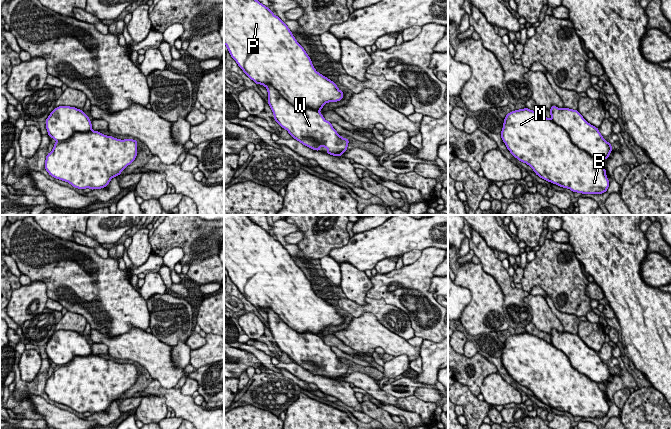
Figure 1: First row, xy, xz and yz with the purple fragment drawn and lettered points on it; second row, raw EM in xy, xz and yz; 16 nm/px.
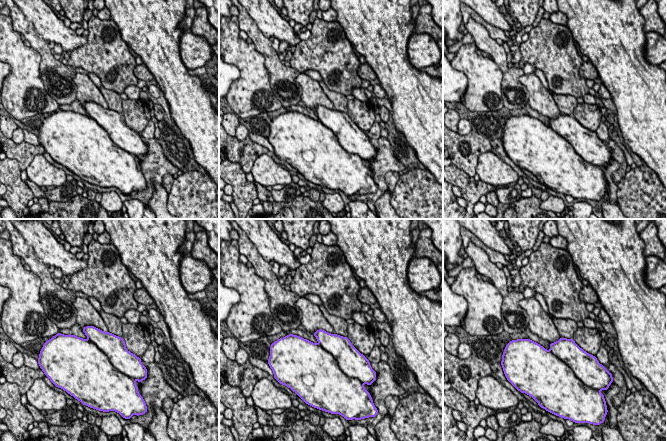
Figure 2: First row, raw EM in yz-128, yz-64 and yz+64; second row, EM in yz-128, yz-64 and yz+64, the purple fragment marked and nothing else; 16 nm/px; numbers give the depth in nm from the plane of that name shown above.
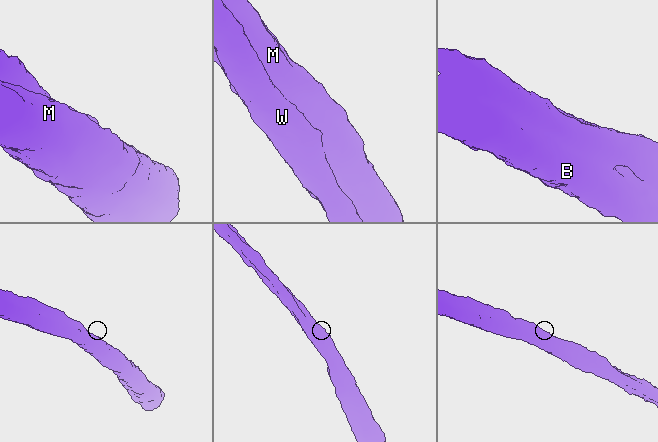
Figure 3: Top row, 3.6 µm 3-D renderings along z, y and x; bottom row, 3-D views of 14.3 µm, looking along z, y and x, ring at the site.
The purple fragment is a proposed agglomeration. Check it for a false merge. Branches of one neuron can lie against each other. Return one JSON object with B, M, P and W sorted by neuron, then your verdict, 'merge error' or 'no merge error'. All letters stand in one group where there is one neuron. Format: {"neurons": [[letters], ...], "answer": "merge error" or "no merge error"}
{"neurons": [["B", "M", "P", "W"]], "answer": "no merge error"}

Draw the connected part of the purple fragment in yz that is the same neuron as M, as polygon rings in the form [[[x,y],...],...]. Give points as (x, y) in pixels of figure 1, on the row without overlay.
[[[553,329],[550,333],[551,342],[532,335],[528,332],[512,335],[504,343],[501,356],[502,364],[511,378],[521,386],[528,388],[542,403],[560,411],[568,412],[573,416],[583,418],[602,418],[609,411],[606,394],[598,387],[598,383],[607,383],[612,370],[600,358],[598,352],[589,348],[578,334],[568,332],[559,333]]]

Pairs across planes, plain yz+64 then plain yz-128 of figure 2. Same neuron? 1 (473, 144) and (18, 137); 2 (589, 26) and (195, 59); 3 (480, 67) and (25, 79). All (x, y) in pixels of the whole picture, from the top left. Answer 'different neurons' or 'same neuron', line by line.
1: different neurons
2: different neurons
3: same neuron

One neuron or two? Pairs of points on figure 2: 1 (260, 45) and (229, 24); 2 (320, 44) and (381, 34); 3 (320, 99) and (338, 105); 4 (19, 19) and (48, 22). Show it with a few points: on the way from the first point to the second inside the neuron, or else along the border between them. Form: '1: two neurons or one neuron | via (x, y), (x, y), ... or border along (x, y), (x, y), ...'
1: two neurons | border along (236, 16), (240, 30)
2: two neurons | border along (337, 20), (351, 43)
3: two neurons | border along (319, 83), (333, 108)
4: two neurons | border along (21, 10), (43, 38)

